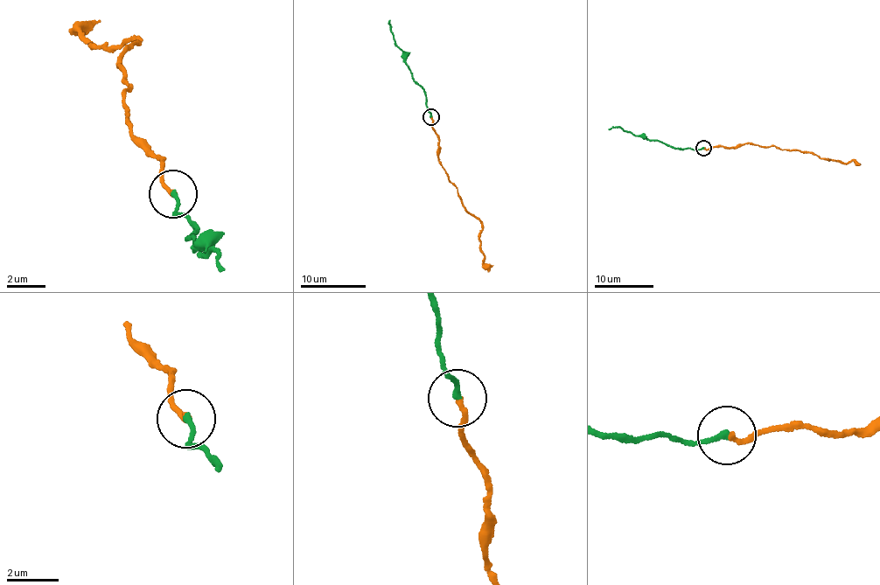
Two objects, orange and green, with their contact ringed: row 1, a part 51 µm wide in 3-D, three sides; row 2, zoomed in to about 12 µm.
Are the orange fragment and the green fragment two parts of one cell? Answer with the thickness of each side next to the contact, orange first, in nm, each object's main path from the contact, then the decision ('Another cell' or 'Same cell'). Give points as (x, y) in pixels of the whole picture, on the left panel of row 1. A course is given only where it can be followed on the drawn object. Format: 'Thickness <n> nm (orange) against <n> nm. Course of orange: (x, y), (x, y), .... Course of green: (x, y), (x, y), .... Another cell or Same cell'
Thickness 190 nm (orange) against 220 nm. Course of orange: (174, 193), (124, 121), (131, 89), (118, 62), (138, 44), (91, 45), (80, 31), (101, 17). Course of green: (174, 193), (176, 212), (194, 229), (188, 239), (206, 247), (205, 259), (213, 249), (219, 271). Same cell

